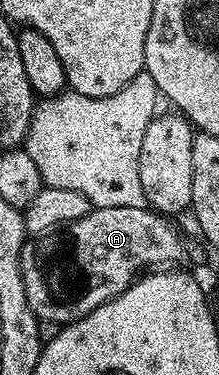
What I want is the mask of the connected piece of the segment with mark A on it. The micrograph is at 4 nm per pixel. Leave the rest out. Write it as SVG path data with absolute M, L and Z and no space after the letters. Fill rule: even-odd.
M94 207L83 218L68 225L69 236L58 235L56 238L45 238L39 243L27 242L21 248L21 273L23 274L23 290L27 290L27 304L37 315L38 321L46 325L64 326L73 324L83 318L91 310L103 306L111 298L123 294L134 280L146 270L157 270L162 266L173 266L177 259L183 256L183 240L177 237L177 232L152 208L146 207L112 207L110 209ZM41 267L50 272L44 280L41 277ZM73 280L81 284L78 292L73 292Z

